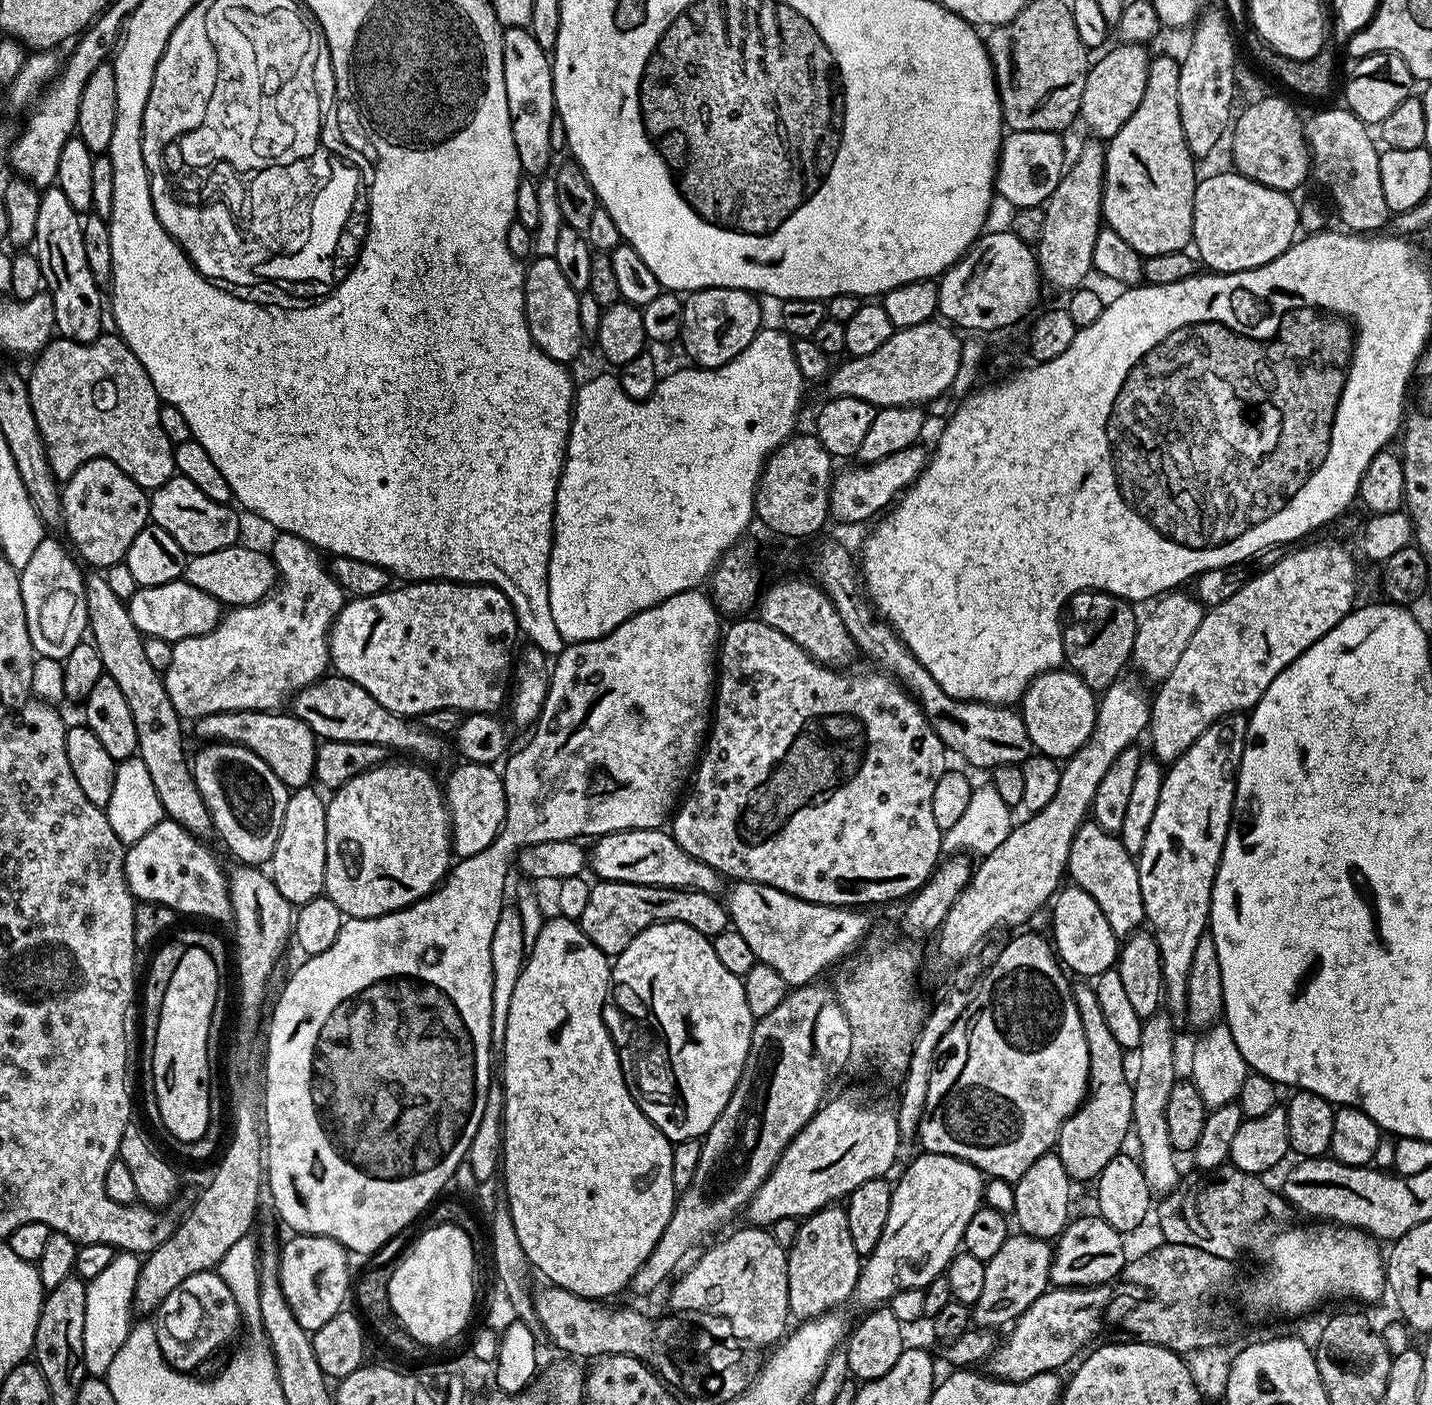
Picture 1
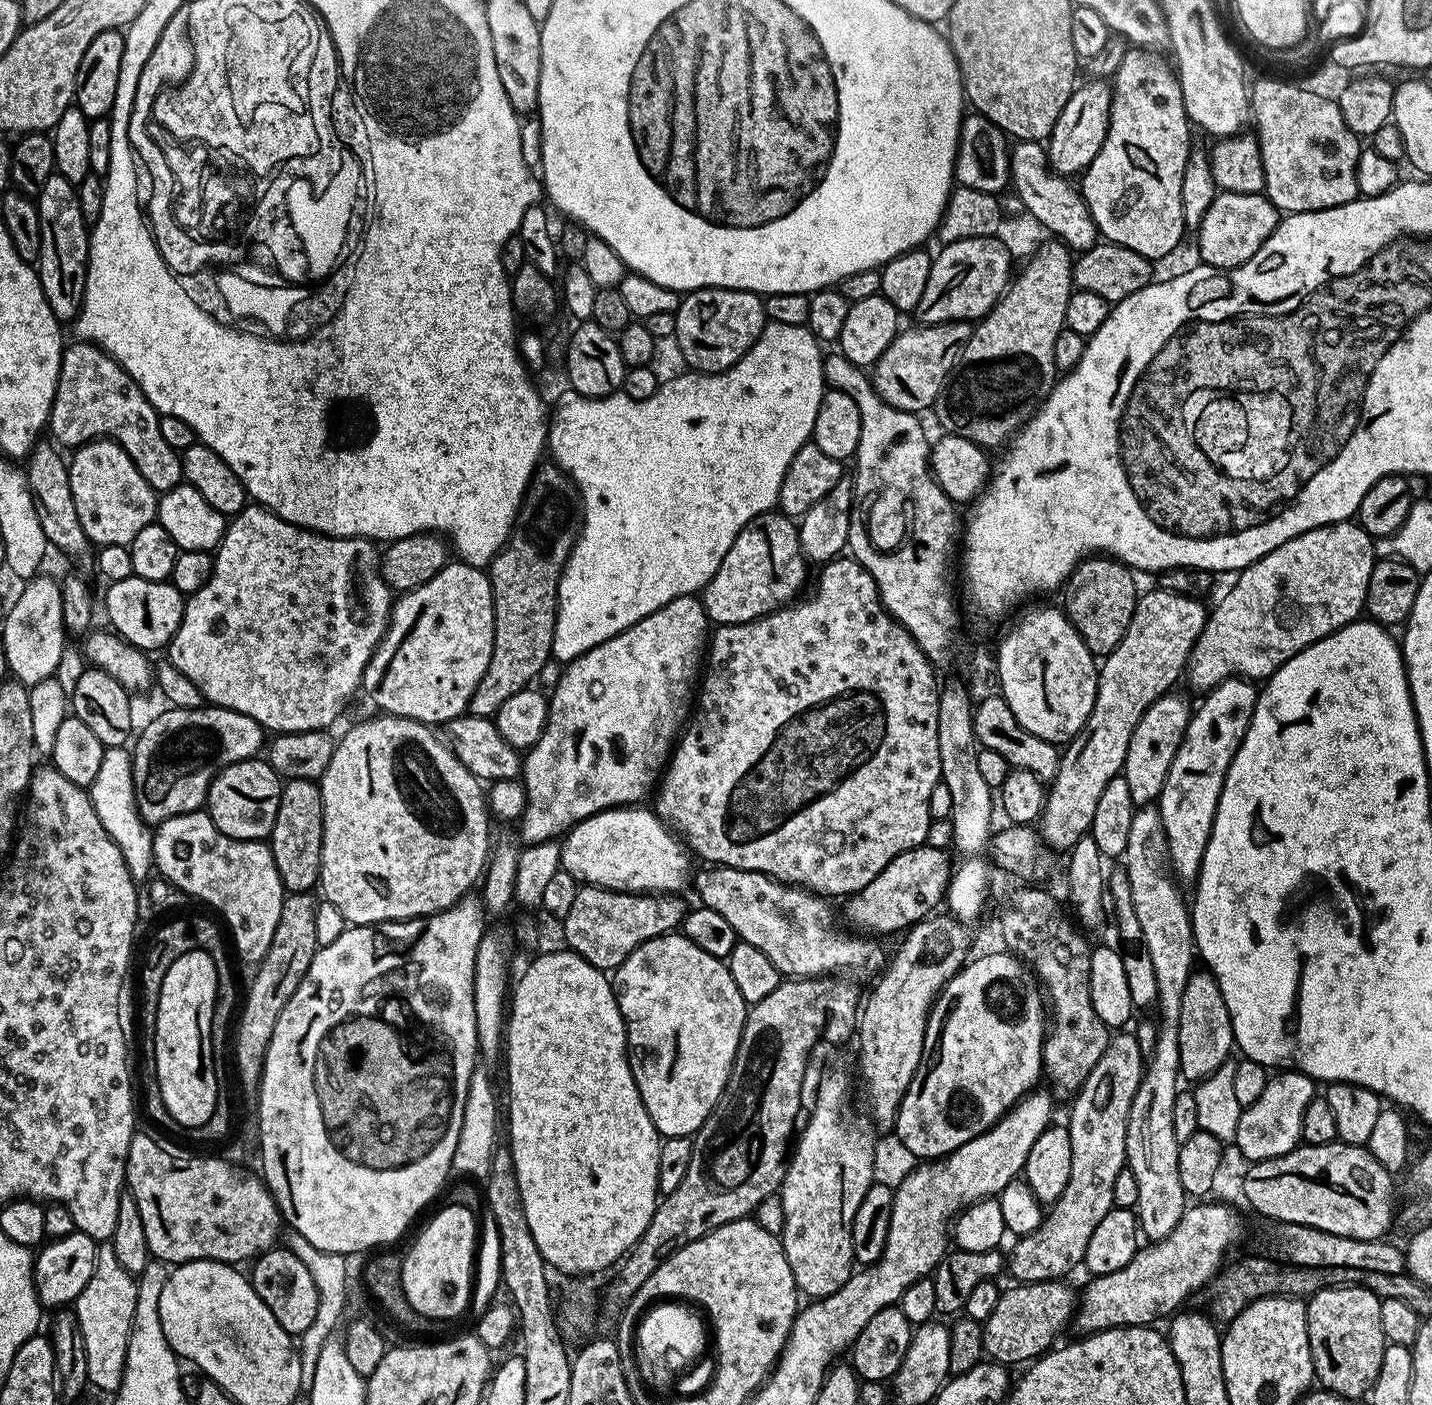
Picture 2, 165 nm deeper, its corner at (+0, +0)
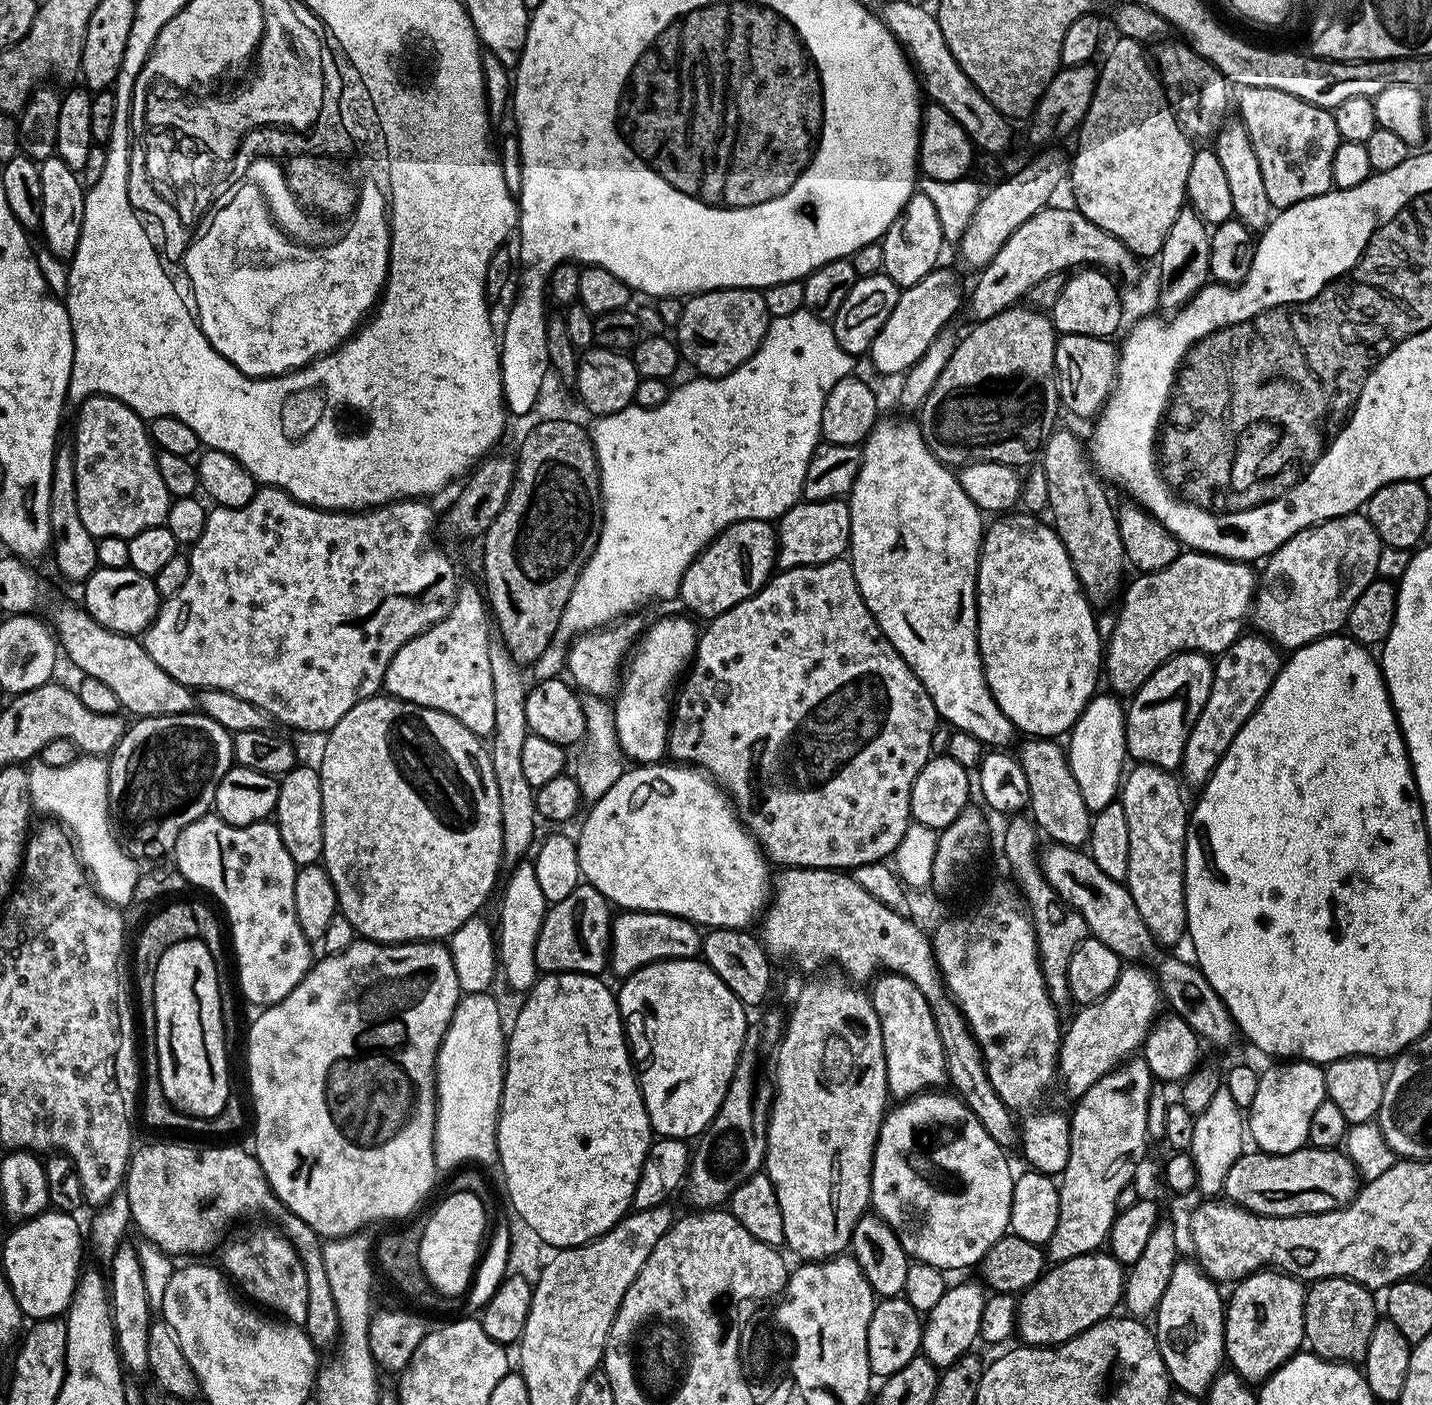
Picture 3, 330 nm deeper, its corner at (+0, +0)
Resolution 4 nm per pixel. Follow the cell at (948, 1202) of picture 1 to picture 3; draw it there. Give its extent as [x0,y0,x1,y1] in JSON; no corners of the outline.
[1058,966,1162,1098]

